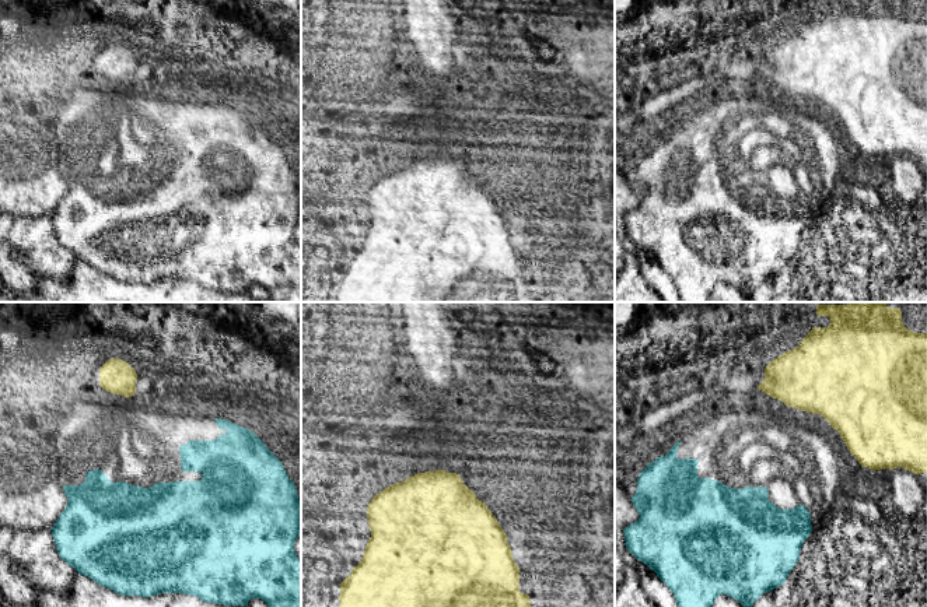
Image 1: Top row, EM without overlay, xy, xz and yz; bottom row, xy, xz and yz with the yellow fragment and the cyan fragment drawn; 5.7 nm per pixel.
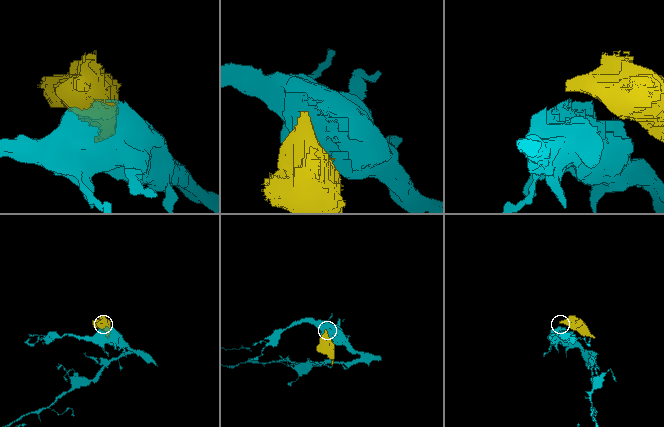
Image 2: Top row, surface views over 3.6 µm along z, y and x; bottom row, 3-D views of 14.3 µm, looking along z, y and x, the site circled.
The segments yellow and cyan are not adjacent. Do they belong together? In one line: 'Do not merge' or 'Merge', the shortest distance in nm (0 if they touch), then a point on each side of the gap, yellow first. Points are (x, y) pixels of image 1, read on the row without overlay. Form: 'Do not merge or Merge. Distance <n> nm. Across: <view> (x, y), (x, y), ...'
Do not merge. Distance 400 nm. Across: yz (861, 153), (807, 196)

